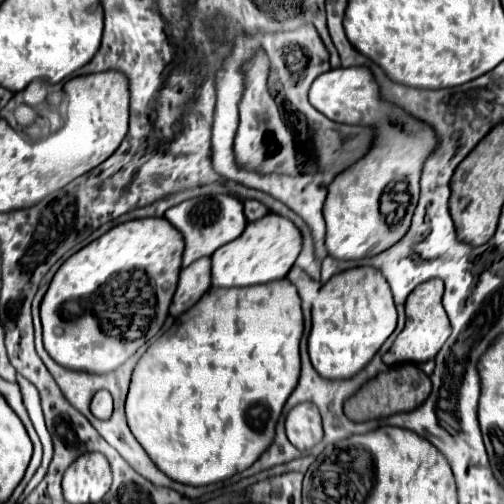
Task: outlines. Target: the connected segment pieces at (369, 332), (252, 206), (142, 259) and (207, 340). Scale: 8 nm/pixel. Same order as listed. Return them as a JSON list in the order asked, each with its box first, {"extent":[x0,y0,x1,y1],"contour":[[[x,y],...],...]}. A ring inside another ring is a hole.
[{"extent":[308,266,396,378],"contour":[[[360,266],[332,276],[312,304],[312,332],[308,354],[322,378],[352,378],[374,358],[396,328],[396,308],[390,286],[370,266]]]},{"extent":[244,200,268,222],"contour":[[[246,200],[244,202],[244,214],[246,214],[246,220],[248,222],[256,222],[262,216],[268,214],[268,208],[264,204],[260,204],[258,200]]]},{"extent":[40,218,184,374],"contour":[[[140,218],[140,220],[128,220],[124,224],[118,224],[118,226],[110,228],[98,240],[90,242],[88,246],[84,246],[82,250],[72,254],[54,274],[54,278],[50,282],[50,288],[48,288],[48,292],[46,292],[46,296],[40,304],[40,316],[42,316],[42,328],[44,328],[44,348],[50,354],[50,358],[54,362],[58,362],[60,366],[66,366],[68,370],[82,370],[82,372],[88,372],[88,374],[106,374],[106,372],[114,372],[118,366],[122,366],[122,362],[126,362],[140,346],[144,346],[162,328],[162,324],[168,316],[168,306],[170,306],[172,296],[176,292],[178,274],[182,270],[182,266],[180,266],[182,250],[184,250],[182,236],[166,218]]]},{"extent":[126,278,304,486],"contour":[[[282,278],[278,282],[268,282],[266,286],[248,286],[232,288],[210,288],[198,304],[194,304],[186,314],[180,316],[180,322],[174,324],[174,328],[158,338],[146,354],[140,358],[140,362],[134,368],[132,382],[130,382],[130,392],[126,398],[126,418],[128,418],[128,428],[138,440],[138,444],[146,450],[150,460],[168,474],[168,478],[188,484],[188,486],[208,486],[214,482],[222,482],[226,478],[232,478],[238,472],[244,472],[250,468],[262,454],[266,452],[270,442],[274,440],[274,428],[280,418],[282,406],[288,400],[288,394],[296,388],[298,376],[300,376],[300,352],[298,344],[302,338],[304,330],[304,320],[302,320],[302,310],[300,310],[300,298],[296,288],[290,284],[290,280]]]}]

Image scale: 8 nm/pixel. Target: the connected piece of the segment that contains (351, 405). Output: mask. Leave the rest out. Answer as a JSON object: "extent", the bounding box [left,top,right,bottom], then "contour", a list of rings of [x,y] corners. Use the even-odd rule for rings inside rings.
{"extent":[344,364,430,422],"contour":[[[404,364],[396,370],[388,370],[378,374],[376,378],[368,380],[352,398],[346,400],[344,412],[354,422],[366,422],[374,418],[386,418],[398,412],[410,412],[418,408],[430,394],[430,378],[416,366],[416,364]]]}

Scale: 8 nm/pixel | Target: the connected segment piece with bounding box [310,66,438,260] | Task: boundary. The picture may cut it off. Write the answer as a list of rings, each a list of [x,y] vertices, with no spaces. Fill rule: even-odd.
[[[366,66],[336,68],[320,74],[312,82],[310,104],[334,122],[378,126],[378,140],[390,140],[390,150],[370,150],[362,160],[338,174],[324,202],[328,256],[336,260],[372,258],[394,246],[410,228],[422,164],[438,144],[434,130],[402,112],[392,112],[394,106],[380,100],[378,84]],[[398,182],[406,182],[408,190],[392,188]]]

